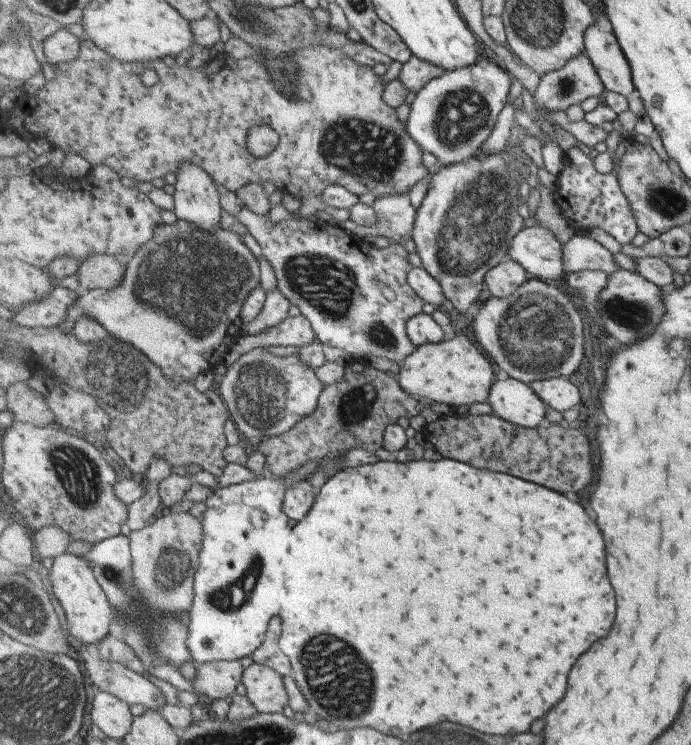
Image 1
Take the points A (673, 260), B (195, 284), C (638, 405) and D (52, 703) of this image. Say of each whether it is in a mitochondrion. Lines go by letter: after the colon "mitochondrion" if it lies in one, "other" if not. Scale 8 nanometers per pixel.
A: other
B: mitochondrion
C: other
D: mitochondrion

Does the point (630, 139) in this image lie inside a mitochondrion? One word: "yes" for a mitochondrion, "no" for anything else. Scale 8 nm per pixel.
no

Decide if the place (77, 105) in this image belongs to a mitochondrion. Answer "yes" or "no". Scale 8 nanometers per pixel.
no

